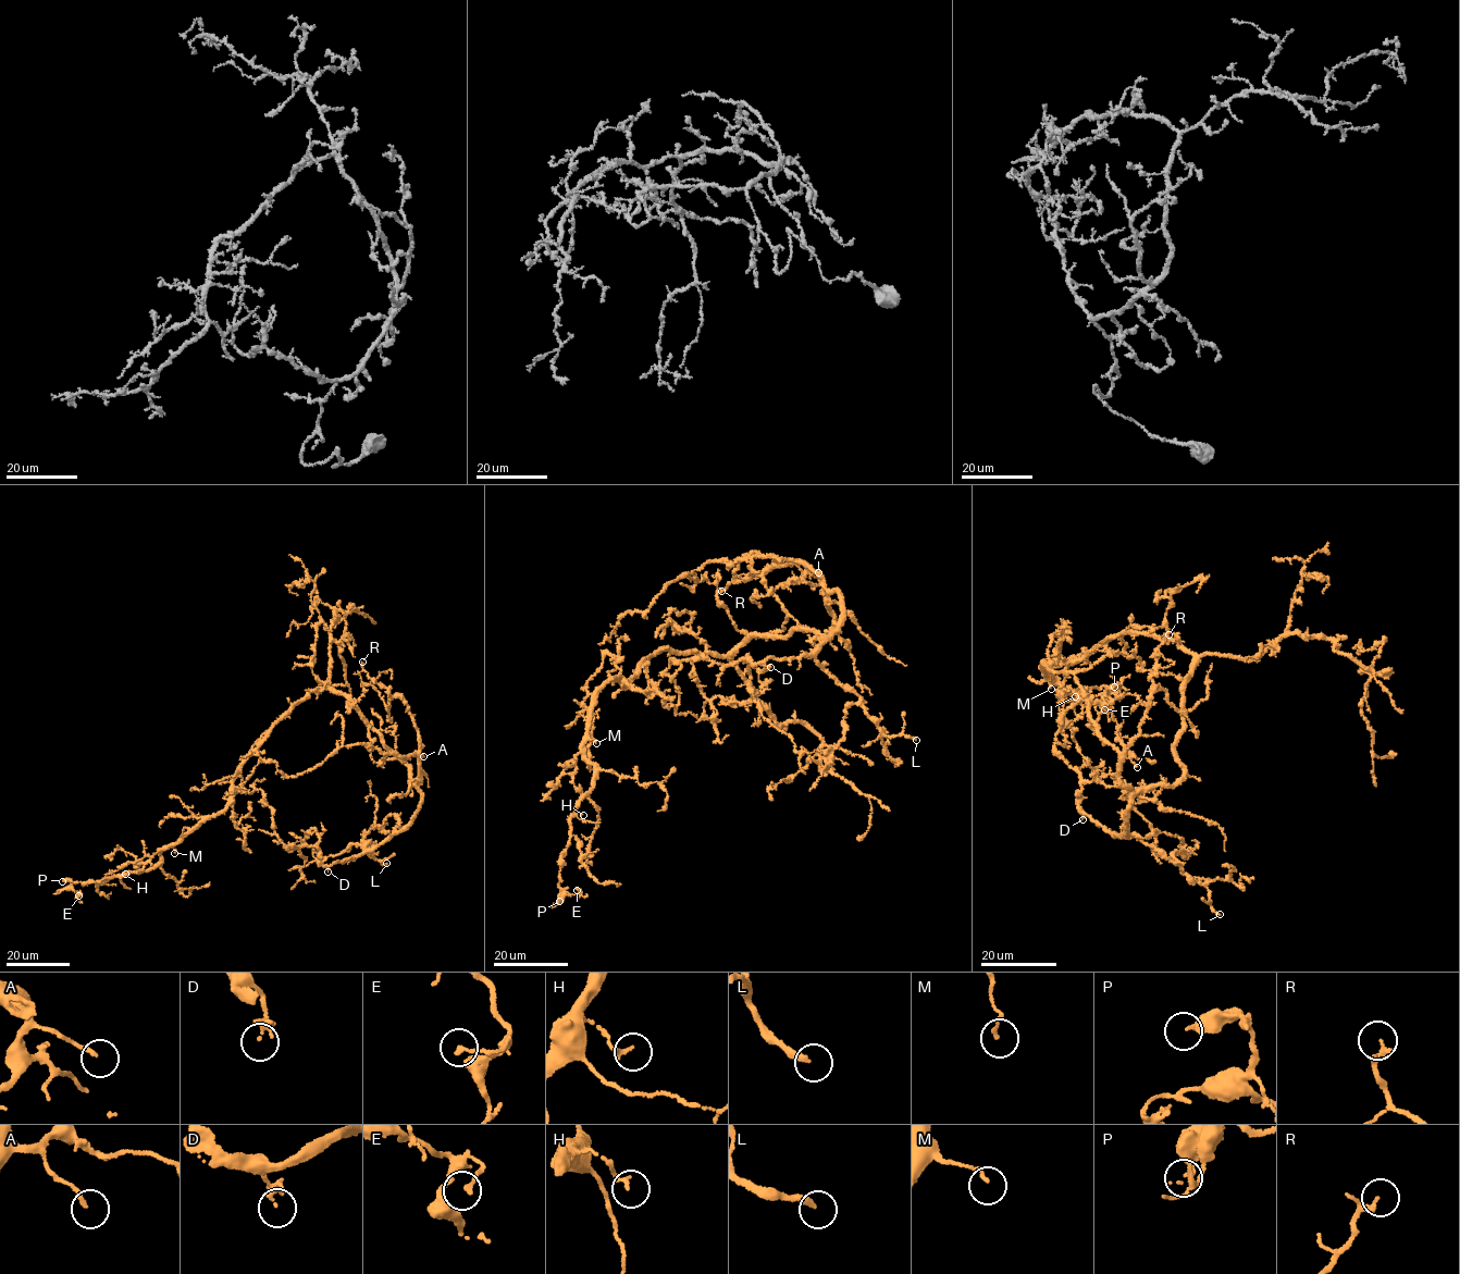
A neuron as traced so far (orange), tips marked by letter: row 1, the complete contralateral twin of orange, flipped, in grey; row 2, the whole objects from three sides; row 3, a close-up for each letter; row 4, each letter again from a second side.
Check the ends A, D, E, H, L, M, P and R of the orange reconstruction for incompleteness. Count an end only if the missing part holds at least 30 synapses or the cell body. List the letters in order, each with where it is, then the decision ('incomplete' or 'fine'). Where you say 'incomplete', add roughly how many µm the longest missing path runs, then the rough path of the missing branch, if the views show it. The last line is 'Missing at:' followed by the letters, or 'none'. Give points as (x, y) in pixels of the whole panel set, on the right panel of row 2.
A: at (1137, 767); fine
D: at (1083, 819); fine
E: at (1104, 709); fine
H: at (1075, 696); fine
L: at (1220, 914); fine
M: at (1051, 689); fine
P: at (1114, 687); fine
R: at (1168, 634); fine
Missing at: none

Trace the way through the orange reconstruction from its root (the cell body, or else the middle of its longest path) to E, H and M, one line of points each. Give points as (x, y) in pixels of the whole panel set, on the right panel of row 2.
E: (1184, 688), (1194, 655), (1152, 633), (1042, 664), (1064, 699), (1104, 685), (1104, 709)
H: (1184, 688), (1194, 655), (1175, 640), (1129, 629), (1079, 659), (1042, 664), (1059, 696), (1075, 696)
M: (1184, 688), (1194, 655), (1175, 640), (1129, 629), (1114, 634), (1079, 659), (1050, 668), (1042, 664), (1051, 689)

